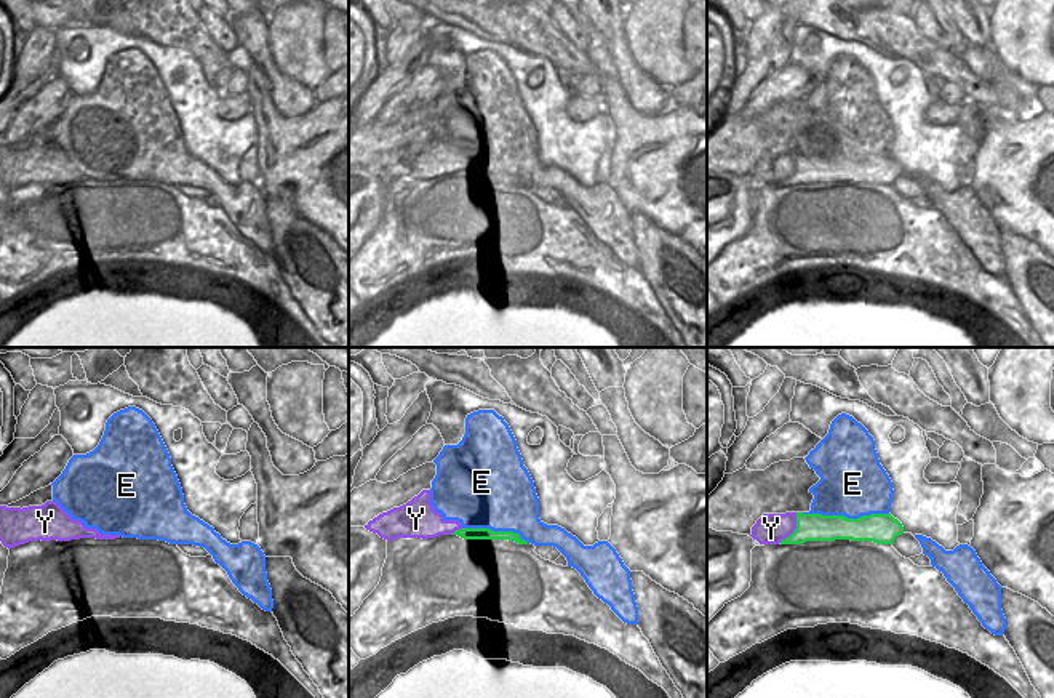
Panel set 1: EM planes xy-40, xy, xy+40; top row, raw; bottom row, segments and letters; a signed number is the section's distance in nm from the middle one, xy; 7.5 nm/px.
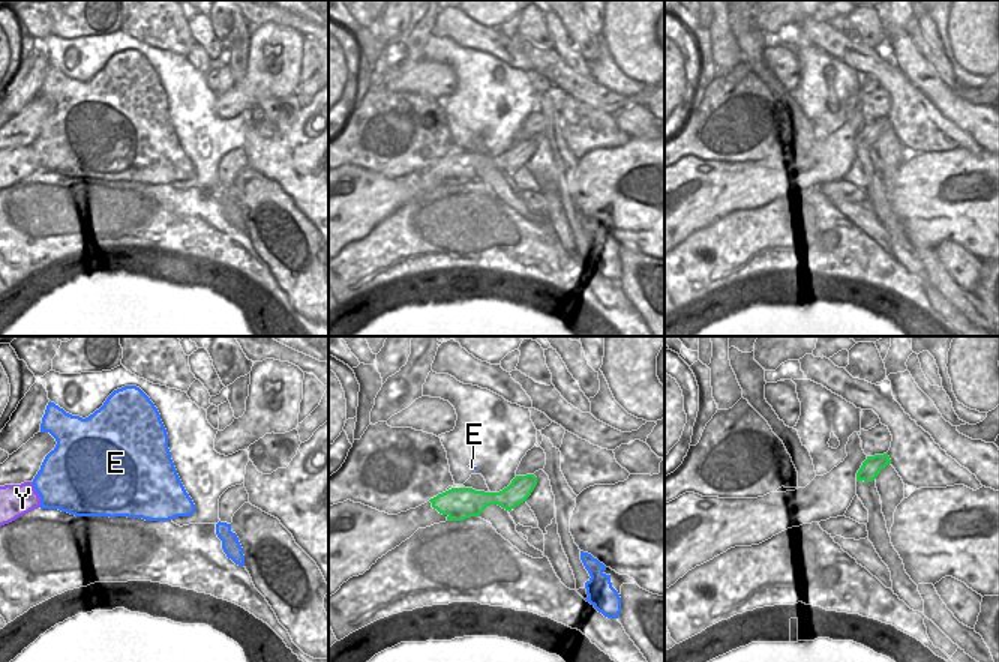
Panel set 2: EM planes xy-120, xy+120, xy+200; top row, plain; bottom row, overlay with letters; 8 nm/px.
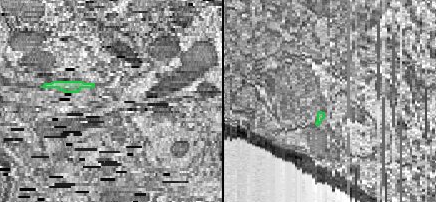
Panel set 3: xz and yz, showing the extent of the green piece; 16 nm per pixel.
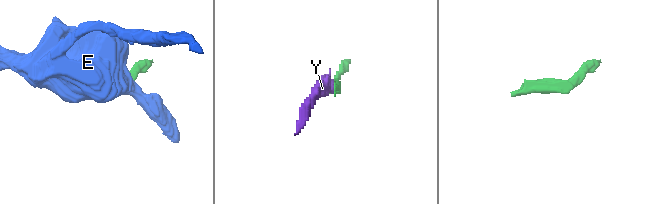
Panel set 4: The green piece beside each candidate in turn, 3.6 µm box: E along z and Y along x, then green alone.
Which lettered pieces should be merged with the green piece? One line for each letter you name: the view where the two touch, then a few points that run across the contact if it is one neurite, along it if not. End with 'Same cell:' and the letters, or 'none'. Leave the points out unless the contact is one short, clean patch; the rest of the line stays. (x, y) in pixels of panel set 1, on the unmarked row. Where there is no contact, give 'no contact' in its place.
Y: contact in xy+40
Same cell: Y

